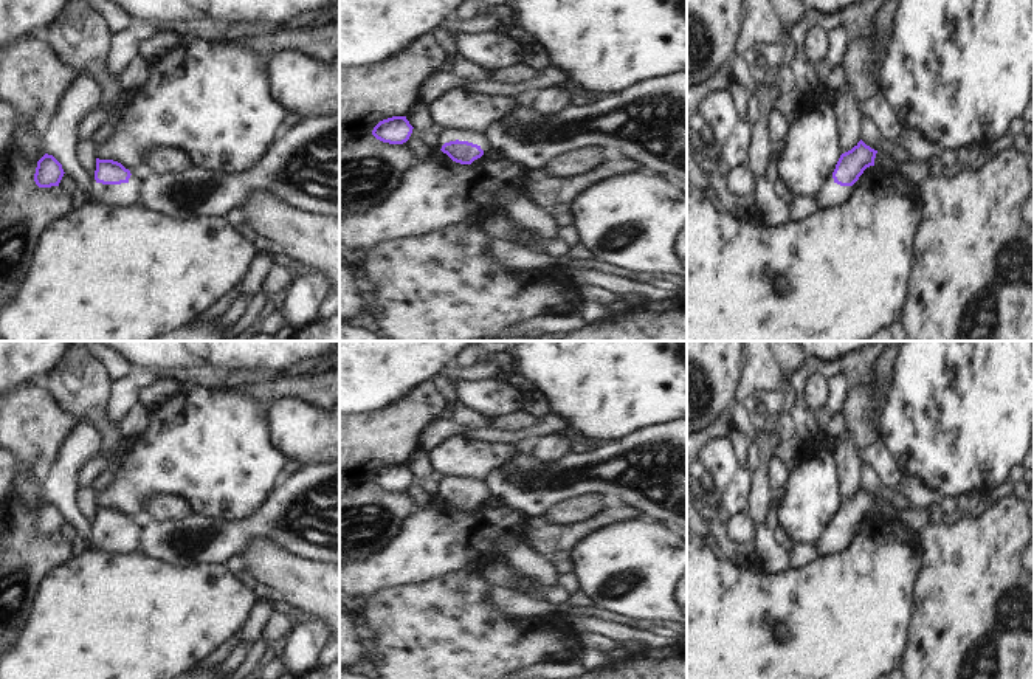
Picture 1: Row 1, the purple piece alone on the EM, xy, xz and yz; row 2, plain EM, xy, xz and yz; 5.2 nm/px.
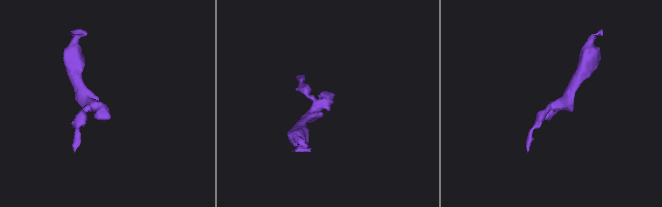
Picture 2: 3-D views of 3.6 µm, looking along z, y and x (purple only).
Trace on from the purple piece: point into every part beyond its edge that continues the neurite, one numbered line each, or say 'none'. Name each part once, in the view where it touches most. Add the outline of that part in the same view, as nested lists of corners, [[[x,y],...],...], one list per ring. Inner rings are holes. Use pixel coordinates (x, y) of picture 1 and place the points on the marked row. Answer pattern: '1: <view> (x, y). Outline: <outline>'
1: xz (470, 137). Outline: [[[443,132],[443,144],[456,140],[477,144],[487,153],[487,146],[473,132]]]

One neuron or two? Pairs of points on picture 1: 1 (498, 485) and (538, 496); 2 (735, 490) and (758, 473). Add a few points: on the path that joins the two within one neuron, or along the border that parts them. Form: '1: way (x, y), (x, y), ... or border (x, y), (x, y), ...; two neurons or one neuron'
1: way (507, 485), (524, 485), (529, 490); one neuron
2: border (752, 468), (746, 509); two neurons

